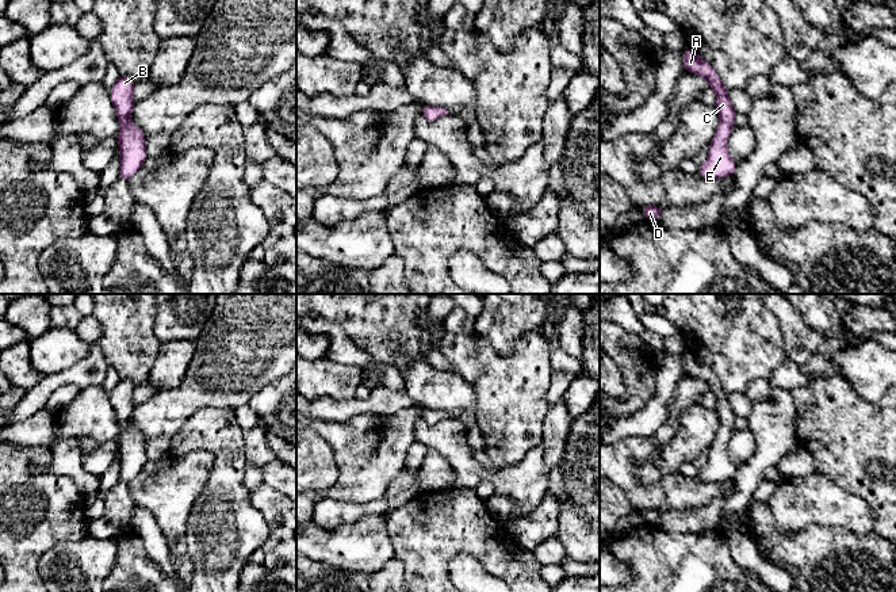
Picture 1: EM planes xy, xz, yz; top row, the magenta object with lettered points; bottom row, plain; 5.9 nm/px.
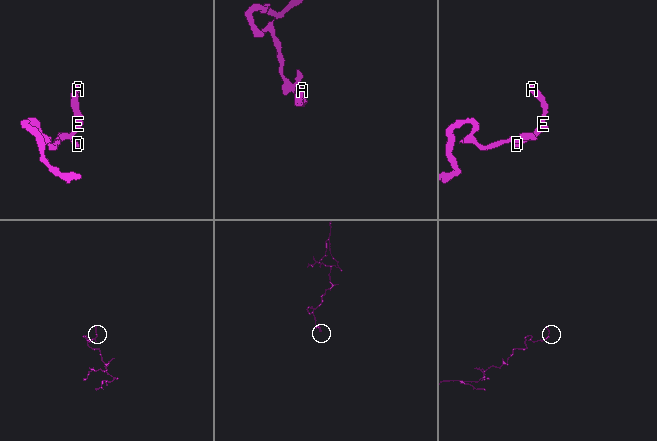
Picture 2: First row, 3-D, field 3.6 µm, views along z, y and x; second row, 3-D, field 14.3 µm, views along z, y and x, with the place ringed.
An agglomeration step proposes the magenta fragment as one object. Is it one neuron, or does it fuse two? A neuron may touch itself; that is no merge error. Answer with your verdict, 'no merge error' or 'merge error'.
no merge error

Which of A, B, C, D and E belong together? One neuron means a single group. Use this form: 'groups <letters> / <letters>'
groups A B C D E

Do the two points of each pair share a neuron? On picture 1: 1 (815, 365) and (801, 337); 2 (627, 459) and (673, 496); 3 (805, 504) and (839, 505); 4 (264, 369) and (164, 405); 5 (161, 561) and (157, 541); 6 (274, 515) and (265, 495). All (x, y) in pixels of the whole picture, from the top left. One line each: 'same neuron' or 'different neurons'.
1: different neurons
2: same neuron
3: same neuron
4: same neuron
5: same neuron
6: same neuron

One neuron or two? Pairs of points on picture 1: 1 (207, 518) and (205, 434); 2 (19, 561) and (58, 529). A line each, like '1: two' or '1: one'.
1: one
2: one

